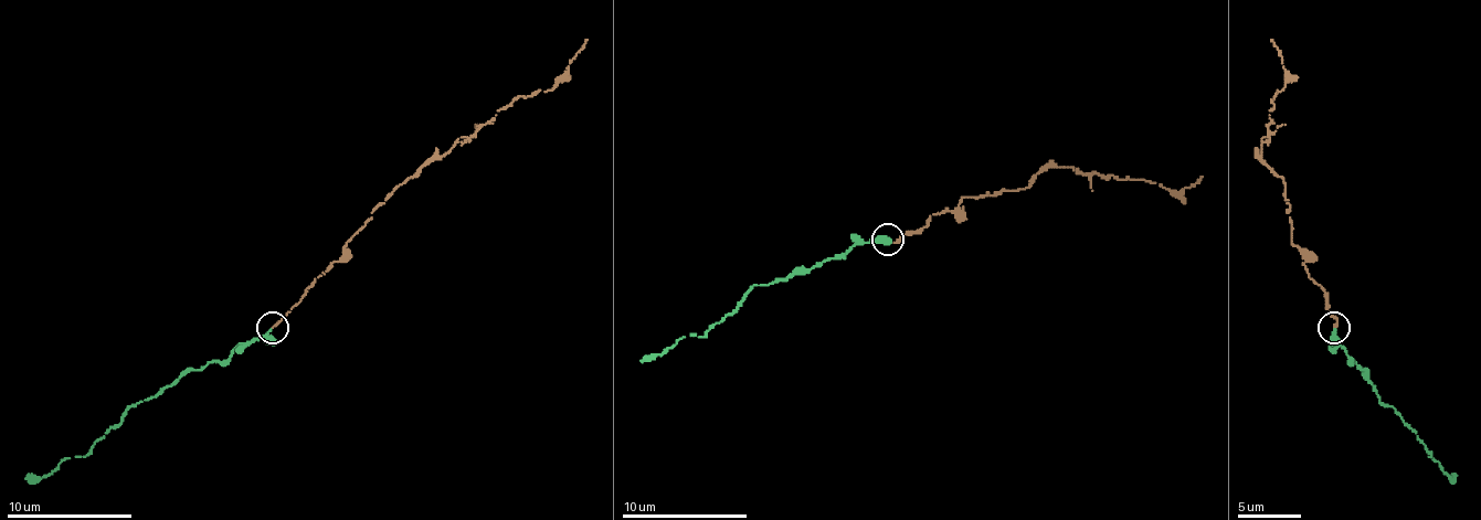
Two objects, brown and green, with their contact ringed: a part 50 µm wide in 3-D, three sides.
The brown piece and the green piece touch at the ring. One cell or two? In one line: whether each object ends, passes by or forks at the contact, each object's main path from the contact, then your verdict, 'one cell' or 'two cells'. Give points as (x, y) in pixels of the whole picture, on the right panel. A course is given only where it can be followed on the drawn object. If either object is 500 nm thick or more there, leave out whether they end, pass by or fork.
brown ends; green passes by; course brown (1334, 327), (1329, 295), (1290, 242), (1284, 179), (1262, 160), (1268, 109), (1284, 87), (1271, 40); course green (1334, 329), (1337, 346), (1363, 371), (1378, 395), (1378, 402), (1392, 405), (1451, 477), (1457, 475); one cell

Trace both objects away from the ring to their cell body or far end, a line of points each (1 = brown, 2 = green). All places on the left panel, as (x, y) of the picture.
1: (272, 327), (338, 261), (406, 179), (469, 138), (498, 109), (551, 87), (586, 40)
2: (272, 329), (224, 361), (187, 371), (155, 395), (129, 405), (85, 456), (64, 458), (42, 477), (25, 475)

